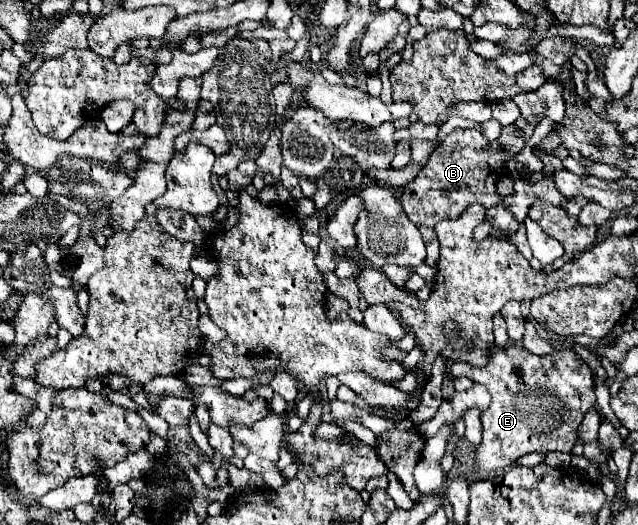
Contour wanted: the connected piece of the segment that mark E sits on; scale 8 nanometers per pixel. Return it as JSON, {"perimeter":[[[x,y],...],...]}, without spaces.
{"perimeter":[[[511,344],[495,350],[483,368],[453,362],[447,364],[447,372],[453,376],[463,374],[485,386],[491,394],[491,404],[481,416],[483,444],[475,450],[477,468],[491,474],[501,472],[529,452],[571,452],[583,416],[595,406],[592,371],[573,354],[571,360],[564,355],[563,361],[563,352],[535,356],[523,346]]]}

